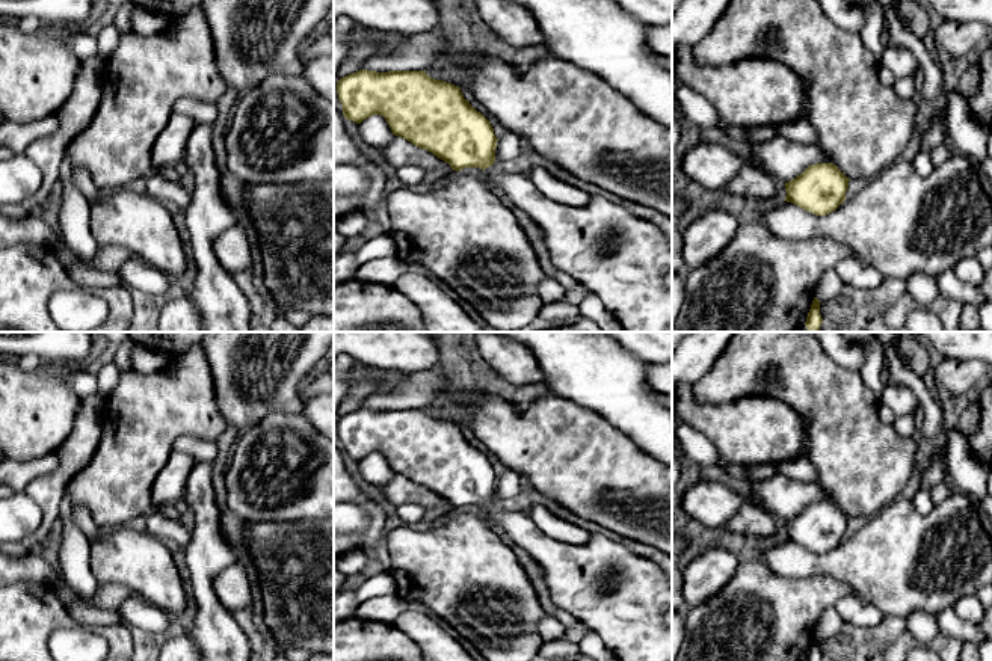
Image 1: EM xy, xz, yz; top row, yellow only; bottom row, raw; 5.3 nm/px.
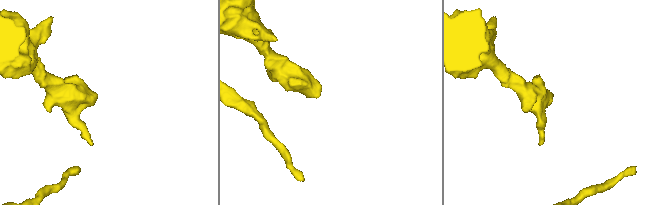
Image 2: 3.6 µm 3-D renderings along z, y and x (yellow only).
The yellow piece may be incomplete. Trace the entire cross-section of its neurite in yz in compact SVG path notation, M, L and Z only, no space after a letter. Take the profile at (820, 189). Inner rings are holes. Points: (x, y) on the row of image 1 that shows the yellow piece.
M833 163L811 164L794 180L785 183L784 201L815 216L826 216L846 201L849 181Z

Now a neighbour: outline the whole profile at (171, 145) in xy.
M174 115L159 134L152 148L152 168L175 166L183 161L187 151L187 139L196 122L184 115Z

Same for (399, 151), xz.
M394 136L390 143L376 148L374 151L394 169L402 166L418 166L424 171L430 171L445 163L432 152L418 148L399 136Z

